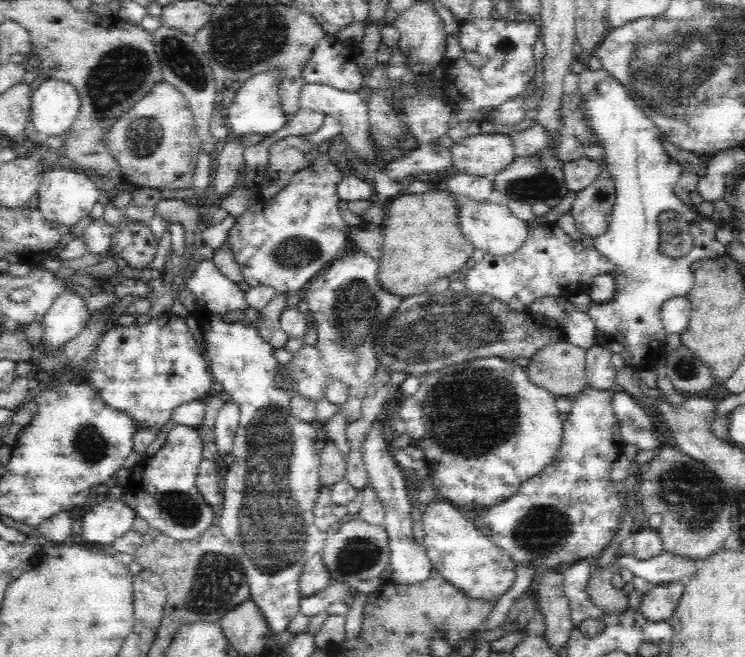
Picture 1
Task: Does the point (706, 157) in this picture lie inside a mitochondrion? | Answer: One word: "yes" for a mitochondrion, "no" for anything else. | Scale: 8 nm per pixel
no

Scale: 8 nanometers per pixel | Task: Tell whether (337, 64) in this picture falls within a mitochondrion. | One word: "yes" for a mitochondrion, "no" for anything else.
no

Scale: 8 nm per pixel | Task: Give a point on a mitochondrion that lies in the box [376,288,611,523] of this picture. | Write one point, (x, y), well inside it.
(498, 404)

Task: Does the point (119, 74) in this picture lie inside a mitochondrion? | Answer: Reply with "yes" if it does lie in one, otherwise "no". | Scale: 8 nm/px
yes

